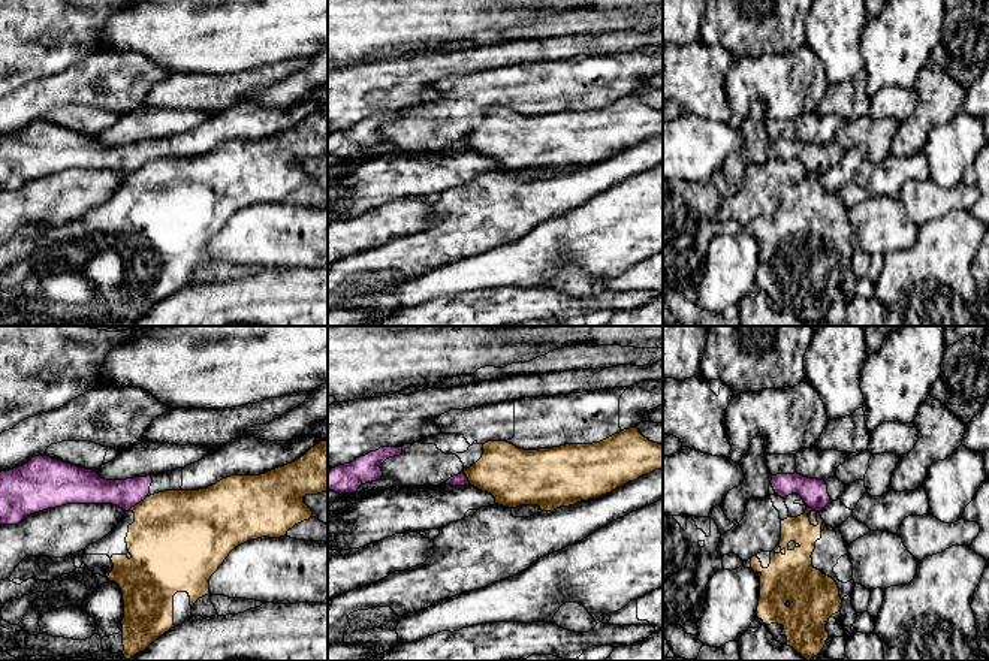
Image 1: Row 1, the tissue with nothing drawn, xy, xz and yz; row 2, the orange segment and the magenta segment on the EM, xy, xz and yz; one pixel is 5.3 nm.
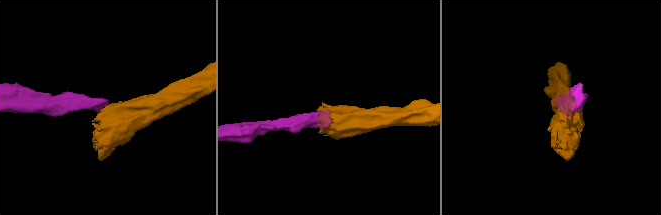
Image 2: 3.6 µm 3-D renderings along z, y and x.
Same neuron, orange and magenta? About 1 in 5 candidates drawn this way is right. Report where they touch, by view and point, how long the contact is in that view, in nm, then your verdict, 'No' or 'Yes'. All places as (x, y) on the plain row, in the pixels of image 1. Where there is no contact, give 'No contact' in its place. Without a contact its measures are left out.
Touches orange at xy (136, 169). Shared border 130 nm. No

